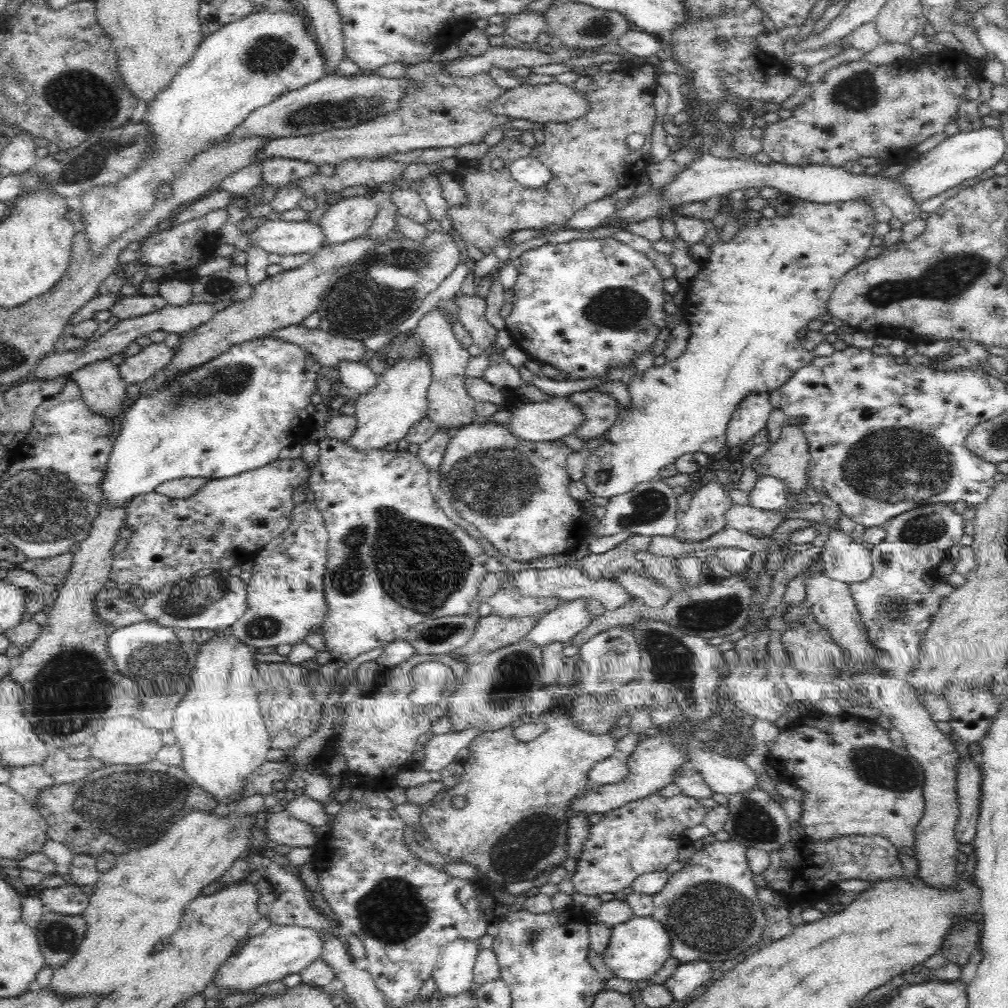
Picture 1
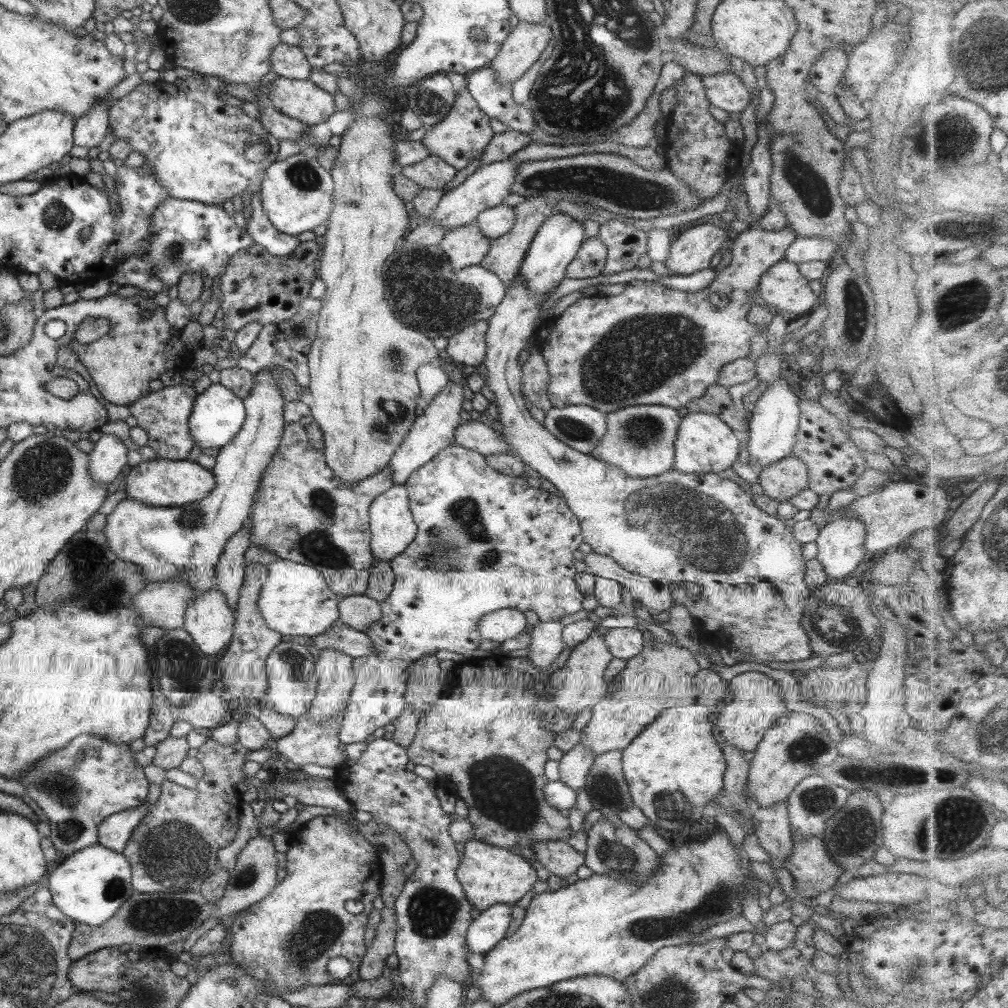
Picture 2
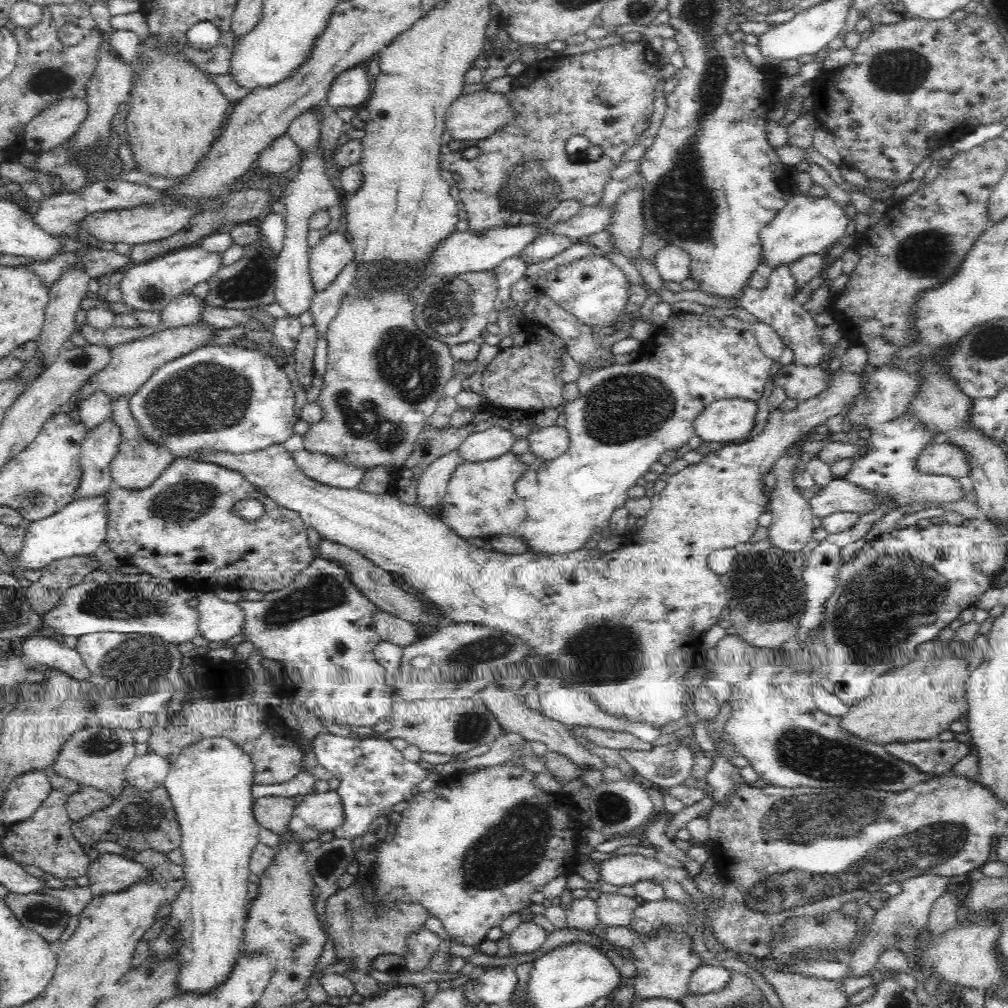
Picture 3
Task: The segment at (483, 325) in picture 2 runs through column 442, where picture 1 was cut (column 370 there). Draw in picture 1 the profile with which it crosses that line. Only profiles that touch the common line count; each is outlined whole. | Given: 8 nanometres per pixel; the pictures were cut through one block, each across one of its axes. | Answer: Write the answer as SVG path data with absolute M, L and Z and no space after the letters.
M302 324L287 326L268 335L301 346L324 368L337 367L342 361L365 362L372 355L362 339L337 337L319 328L302 327Z

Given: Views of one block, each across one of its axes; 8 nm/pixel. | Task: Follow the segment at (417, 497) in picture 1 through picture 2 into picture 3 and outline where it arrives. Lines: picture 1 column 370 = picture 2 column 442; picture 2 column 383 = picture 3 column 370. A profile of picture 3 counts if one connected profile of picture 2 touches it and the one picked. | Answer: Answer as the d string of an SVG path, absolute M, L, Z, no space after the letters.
M320 556L316 557L306 568L302 569L301 572L295 576L294 582L292 582L290 586L286 586L286 588L278 590L278 592L264 594L264 598L261 601L246 601L243 599L238 602L238 605L240 605L245 612L245 630L243 634L246 634L246 642L252 642L255 649L259 650L265 659L284 664L284 668L286 664L292 664L292 662L300 662L300 660L308 662L308 664L304 664L304 666L308 666L308 668L314 672L312 678L310 678L310 684L314 684L314 686L312 686L310 696L302 696L300 700L302 700L304 708L311 714L321 720L325 719L340 725L351 724L367 727L370 727L375 722L378 723L382 719L388 718L392 714L396 693L394 688L390 688L384 683L385 675L383 669L378 665L373 654L376 646L381 642L381 637L379 636L375 622L375 617L379 614L378 610L381 610L381 608L370 601L370 599L352 583L350 573L348 573L348 569L346 569L342 563Z

